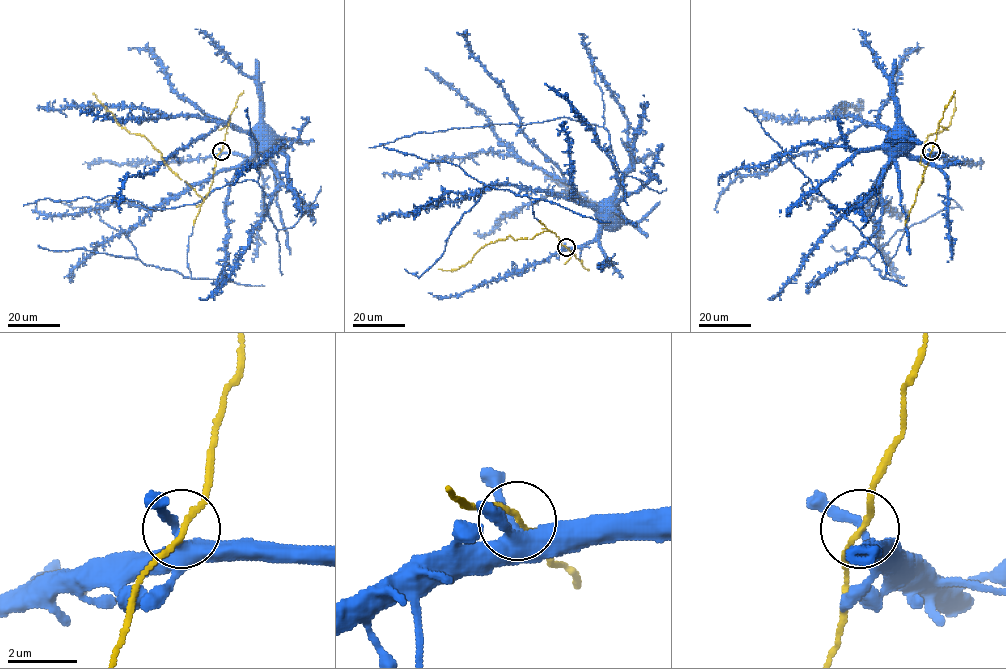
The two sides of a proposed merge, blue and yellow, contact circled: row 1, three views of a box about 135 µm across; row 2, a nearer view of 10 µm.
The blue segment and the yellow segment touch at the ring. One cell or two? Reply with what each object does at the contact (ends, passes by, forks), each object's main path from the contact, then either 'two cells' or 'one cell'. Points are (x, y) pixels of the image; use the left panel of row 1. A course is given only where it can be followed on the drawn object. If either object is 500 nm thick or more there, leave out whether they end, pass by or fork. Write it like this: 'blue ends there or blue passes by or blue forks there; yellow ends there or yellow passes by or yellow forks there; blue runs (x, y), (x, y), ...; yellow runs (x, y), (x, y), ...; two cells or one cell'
blue passes by; yellow passes by; blue runs (221, 151), (253, 157), (268, 136), (268, 131); yellow runs (221, 151), (209, 192), (203, 199), (171, 170), (148, 140), (128, 132), (93, 93); one cell

